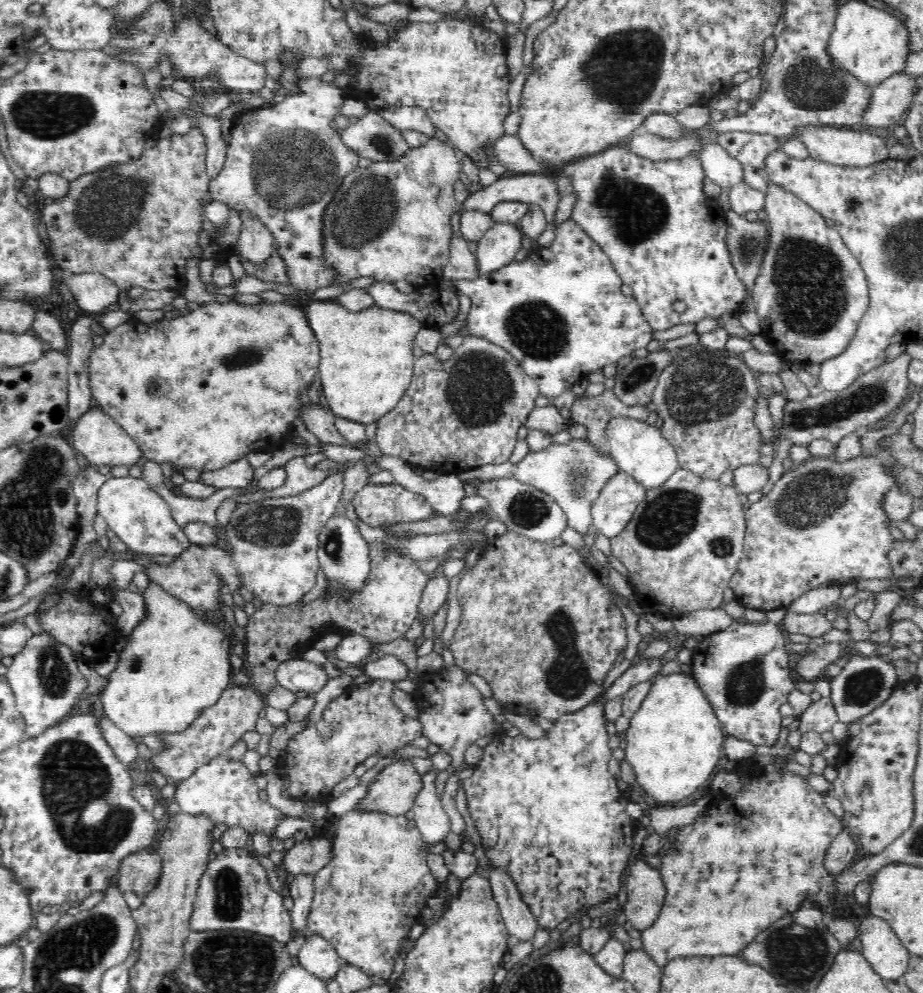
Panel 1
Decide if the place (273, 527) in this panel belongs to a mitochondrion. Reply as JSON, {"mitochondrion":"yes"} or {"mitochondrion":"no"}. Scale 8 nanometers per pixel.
{"mitochondrion":"yes"}

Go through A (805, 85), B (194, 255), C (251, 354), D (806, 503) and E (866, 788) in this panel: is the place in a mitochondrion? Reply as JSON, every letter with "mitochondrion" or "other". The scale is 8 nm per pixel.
{"A":"mitochondrion","B":"other","C":"mitochondrion","D":"mitochondrion","E":"mitochondrion"}

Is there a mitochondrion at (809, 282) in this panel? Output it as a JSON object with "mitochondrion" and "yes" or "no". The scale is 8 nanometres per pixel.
{"mitochondrion":"yes"}

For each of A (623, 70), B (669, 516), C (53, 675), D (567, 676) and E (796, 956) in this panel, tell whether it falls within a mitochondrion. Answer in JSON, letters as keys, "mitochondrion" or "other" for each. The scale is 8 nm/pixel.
{"A":"mitochondrion","B":"mitochondrion","C":"mitochondrion","D":"mitochondrion","E":"mitochondrion"}

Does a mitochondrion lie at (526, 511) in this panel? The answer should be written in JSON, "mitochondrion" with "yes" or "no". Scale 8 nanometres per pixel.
{"mitochondrion":"yes"}

